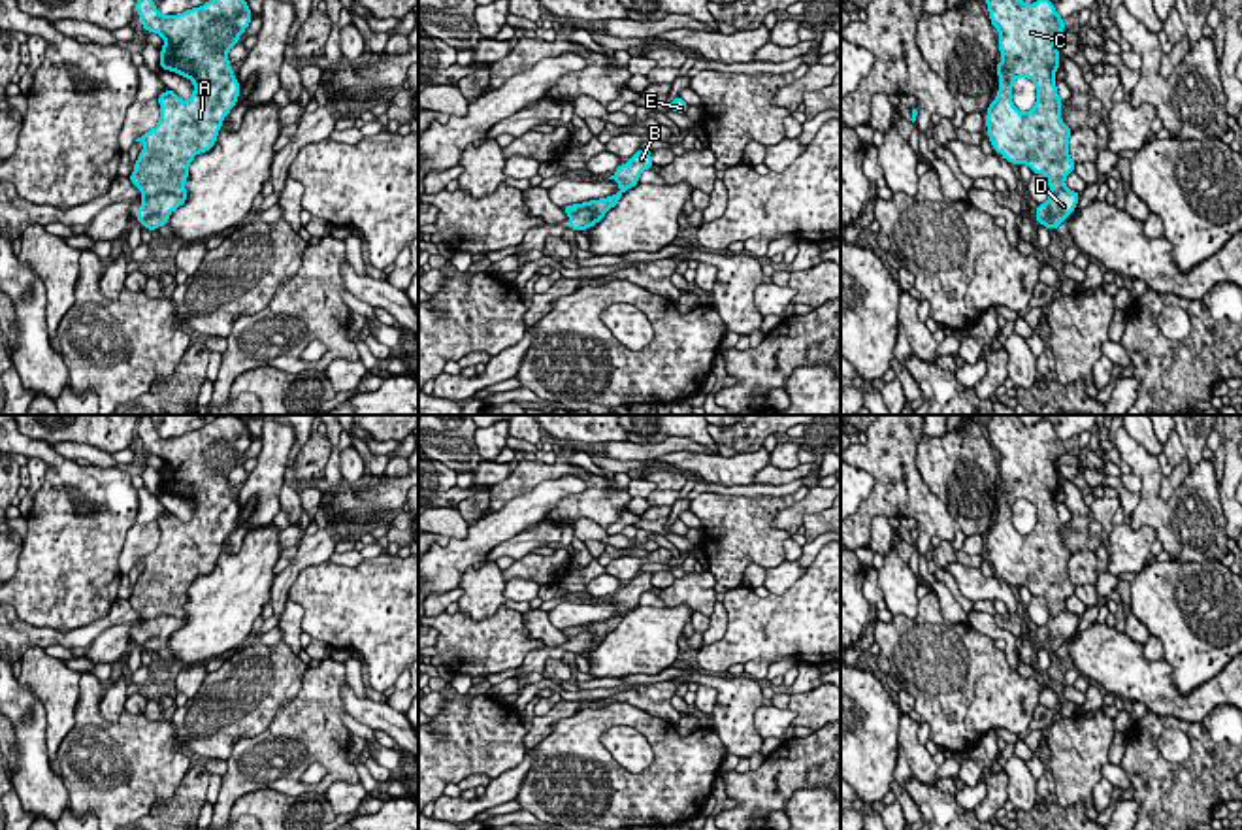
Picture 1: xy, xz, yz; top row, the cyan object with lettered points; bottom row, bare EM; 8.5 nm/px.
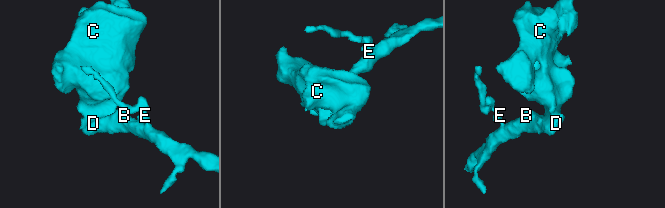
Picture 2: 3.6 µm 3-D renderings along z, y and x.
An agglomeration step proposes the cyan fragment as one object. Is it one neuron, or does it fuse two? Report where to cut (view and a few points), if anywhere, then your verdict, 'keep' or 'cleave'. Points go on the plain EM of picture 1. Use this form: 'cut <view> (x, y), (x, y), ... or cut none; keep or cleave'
cut xy (183, 617), (155, 615), (144, 619); cleave

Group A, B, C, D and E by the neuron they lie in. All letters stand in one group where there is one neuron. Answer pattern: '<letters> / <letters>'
A C / B D E

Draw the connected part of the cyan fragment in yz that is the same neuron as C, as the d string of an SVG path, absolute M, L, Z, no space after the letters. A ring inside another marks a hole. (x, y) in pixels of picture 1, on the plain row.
M989 415L984 423L999 453L1003 481L995 487L999 513L984 543L988 560L1005 583L1042 596L1050 617L1057 617L1067 611L1065 602L1076 589L1069 577L1072 553L1061 543L1063 523L1054 506L1059 492L1055 460L1065 453L1063 440L1046 419L1025 426L1018 415ZM1018 500L1037 507L1037 524L1027 536L1012 524Z

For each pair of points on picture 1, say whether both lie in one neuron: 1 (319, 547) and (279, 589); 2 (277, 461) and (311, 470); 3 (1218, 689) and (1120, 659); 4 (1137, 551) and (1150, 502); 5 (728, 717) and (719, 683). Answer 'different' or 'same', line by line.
1: same
2: different
3: same
4: different
5: same

